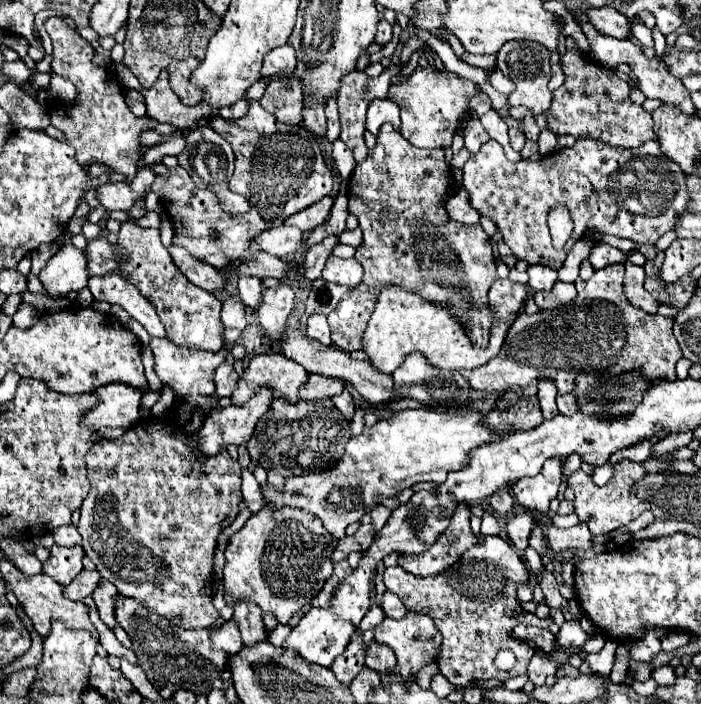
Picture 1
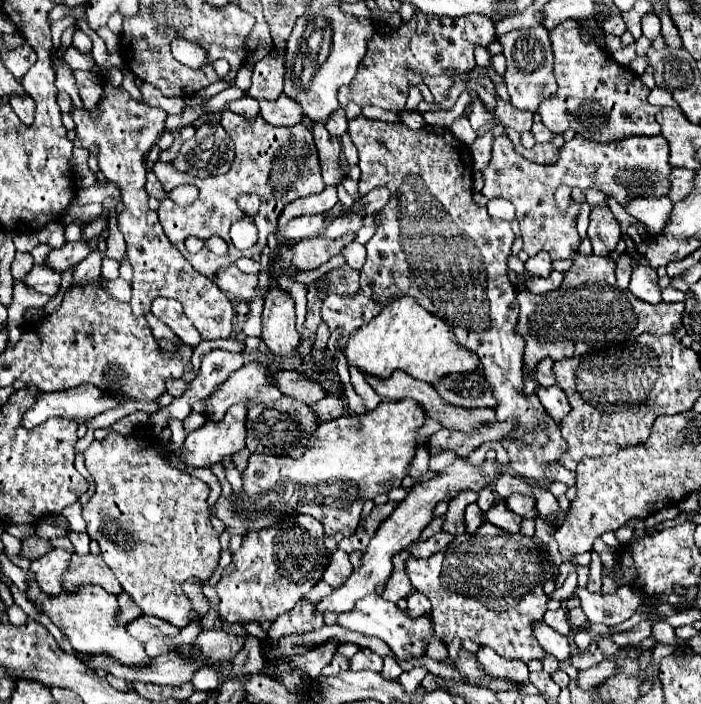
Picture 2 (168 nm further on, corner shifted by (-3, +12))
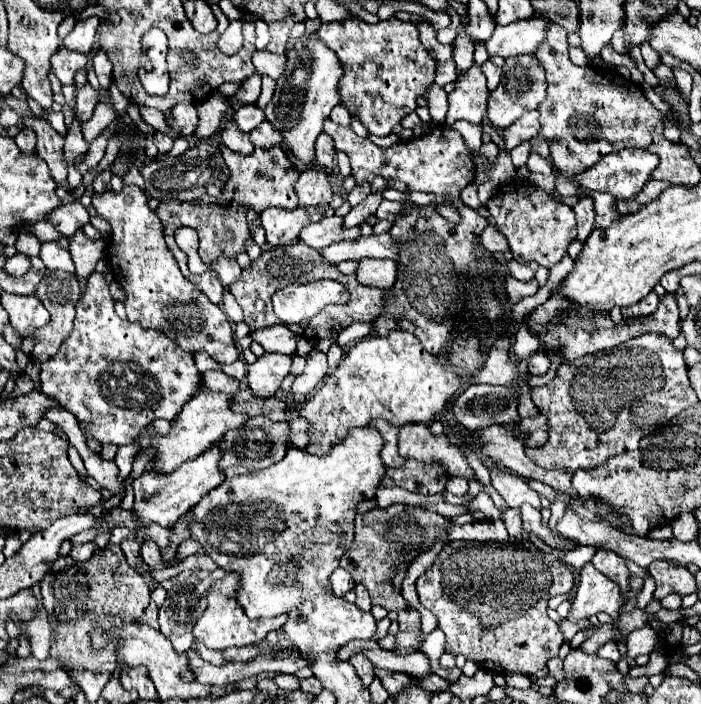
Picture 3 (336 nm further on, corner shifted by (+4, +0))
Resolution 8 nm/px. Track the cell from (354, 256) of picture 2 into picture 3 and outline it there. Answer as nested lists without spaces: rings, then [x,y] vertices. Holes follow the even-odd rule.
[[[373,258],[359,260],[357,278],[365,286],[389,290],[391,284],[397,280],[397,264],[393,260],[373,260]]]

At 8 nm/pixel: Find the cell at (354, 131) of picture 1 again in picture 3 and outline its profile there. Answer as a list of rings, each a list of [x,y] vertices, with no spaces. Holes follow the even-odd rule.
[[[349,16],[339,22],[321,24],[317,38],[341,60],[341,102],[349,112],[359,116],[369,134],[391,134],[391,128],[399,124],[403,116],[415,112],[417,98],[425,96],[427,86],[435,78],[437,62],[421,44],[419,30],[411,22],[391,18],[385,22],[367,24],[357,16]]]

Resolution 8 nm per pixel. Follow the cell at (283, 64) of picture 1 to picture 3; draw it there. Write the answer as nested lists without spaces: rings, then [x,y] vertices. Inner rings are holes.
[[[247,104],[243,108],[239,108],[235,114],[233,114],[233,122],[237,124],[237,128],[241,128],[241,132],[251,132],[253,128],[257,128],[257,124],[261,124],[265,120],[263,116],[263,110],[253,106],[253,104]]]

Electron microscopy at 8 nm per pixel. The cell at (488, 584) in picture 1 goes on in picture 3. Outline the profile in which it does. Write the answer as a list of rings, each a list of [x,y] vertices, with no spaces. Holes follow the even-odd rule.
[[[527,538],[527,540],[521,540],[521,544],[519,544],[519,542],[461,542],[461,540],[449,542],[449,544],[443,546],[443,550],[441,550],[441,554],[437,556],[433,568],[431,568],[425,576],[421,576],[421,578],[415,582],[415,588],[417,588],[417,594],[419,594],[419,602],[421,602],[429,612],[433,612],[433,614],[437,616],[439,628],[445,632],[445,638],[447,638],[445,650],[447,650],[447,652],[451,652],[451,654],[455,654],[455,656],[457,656],[457,654],[463,654],[467,660],[473,660],[475,664],[479,664],[479,666],[483,666],[485,670],[491,670],[491,672],[495,672],[495,674],[515,672],[515,674],[525,674],[525,676],[531,676],[531,674],[533,674],[533,676],[547,676],[545,664],[547,664],[549,658],[555,658],[555,656],[557,656],[559,646],[561,646],[563,640],[565,640],[565,638],[563,638],[563,632],[561,632],[559,626],[557,626],[557,622],[553,622],[553,620],[549,618],[549,614],[547,614],[547,602],[549,602],[549,598],[553,598],[553,596],[569,594],[573,586],[575,586],[575,574],[571,572],[571,568],[569,568],[567,564],[563,564],[561,560],[557,560],[555,556],[551,556],[551,554],[547,554],[547,552],[541,552],[529,538]]]

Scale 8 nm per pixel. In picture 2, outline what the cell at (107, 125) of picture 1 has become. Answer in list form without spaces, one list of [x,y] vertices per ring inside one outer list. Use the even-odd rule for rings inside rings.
[[[108,78],[102,82],[102,90],[104,92],[98,102],[98,110],[100,110],[98,118],[90,116],[88,110],[80,110],[80,108],[72,112],[72,120],[76,124],[74,146],[86,150],[96,146],[98,148],[96,156],[102,174],[108,180],[116,182],[118,188],[122,190],[124,210],[118,214],[118,230],[126,240],[126,256],[130,258],[134,268],[132,300],[130,300],[132,312],[136,316],[142,316],[150,312],[150,304],[154,298],[158,296],[174,298],[180,300],[184,314],[188,316],[188,320],[192,320],[202,340],[230,338],[232,318],[234,318],[234,308],[230,304],[230,298],[212,280],[196,272],[188,260],[184,260],[178,248],[164,236],[158,214],[148,208],[148,194],[144,190],[146,184],[144,156],[164,132],[164,120],[168,114],[160,108],[152,108],[146,106],[144,102],[134,100],[124,88],[112,86]]]

